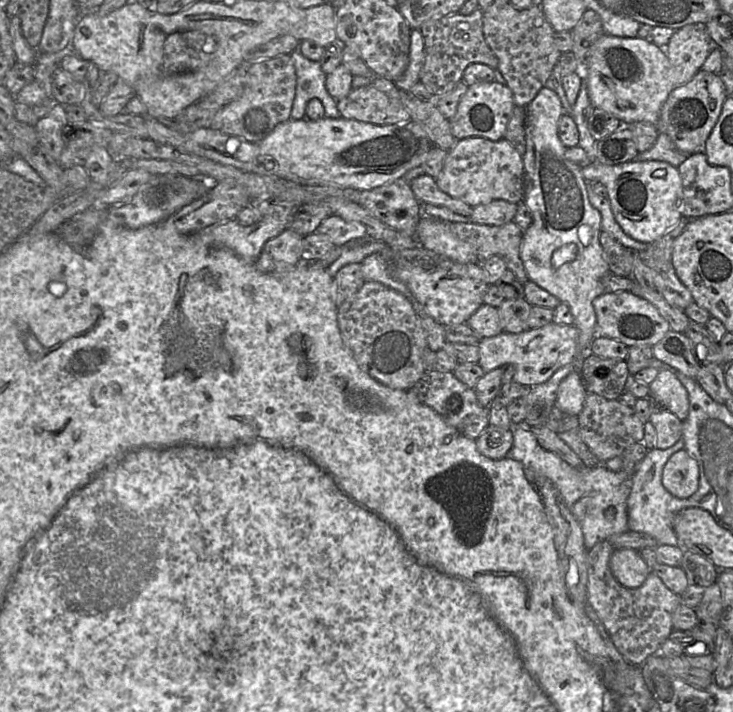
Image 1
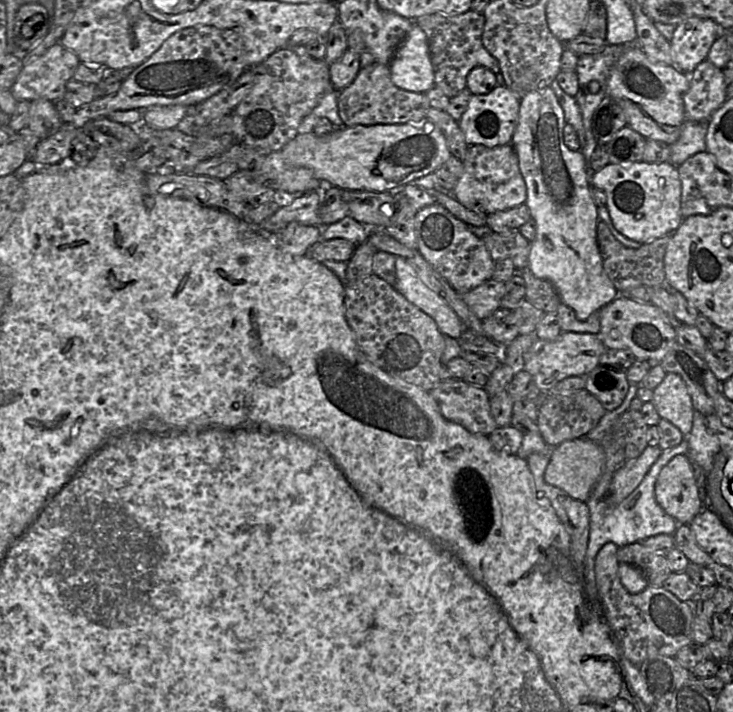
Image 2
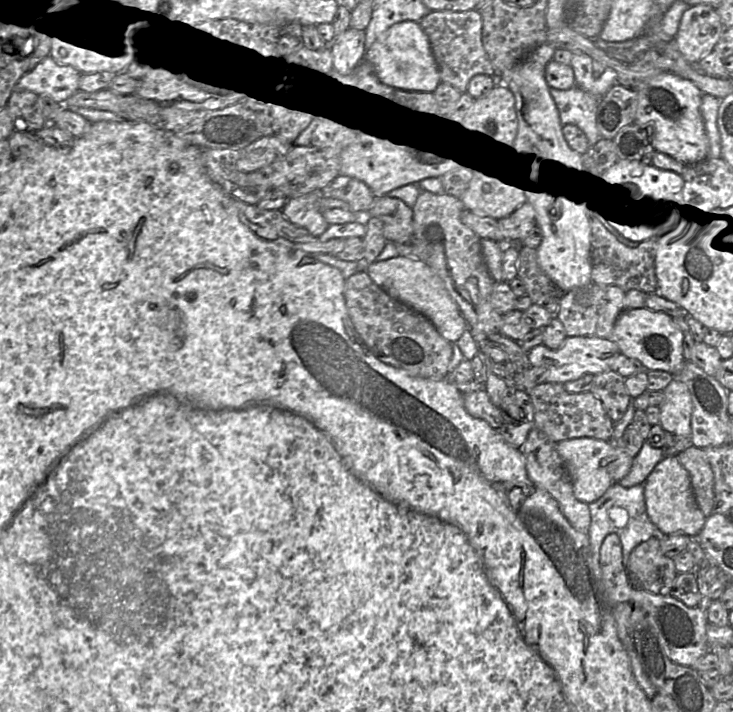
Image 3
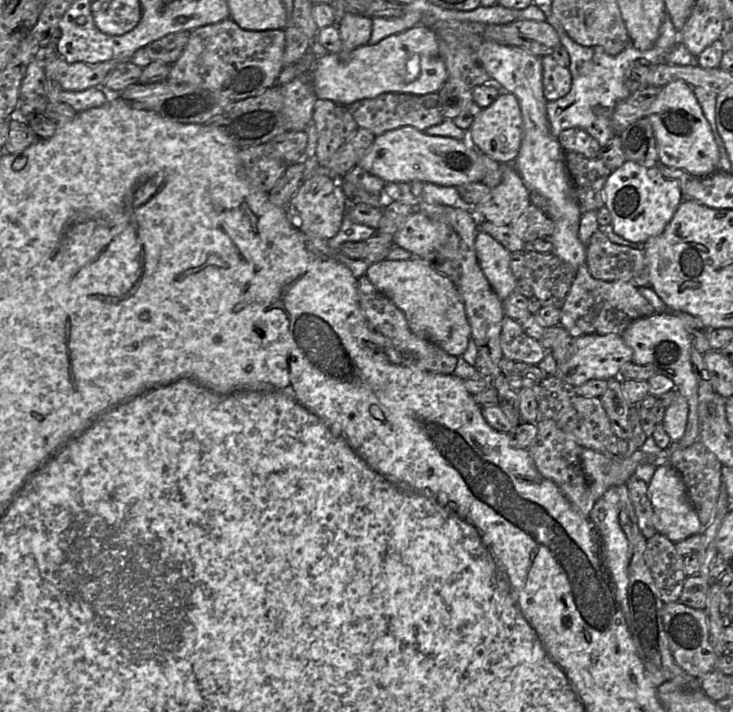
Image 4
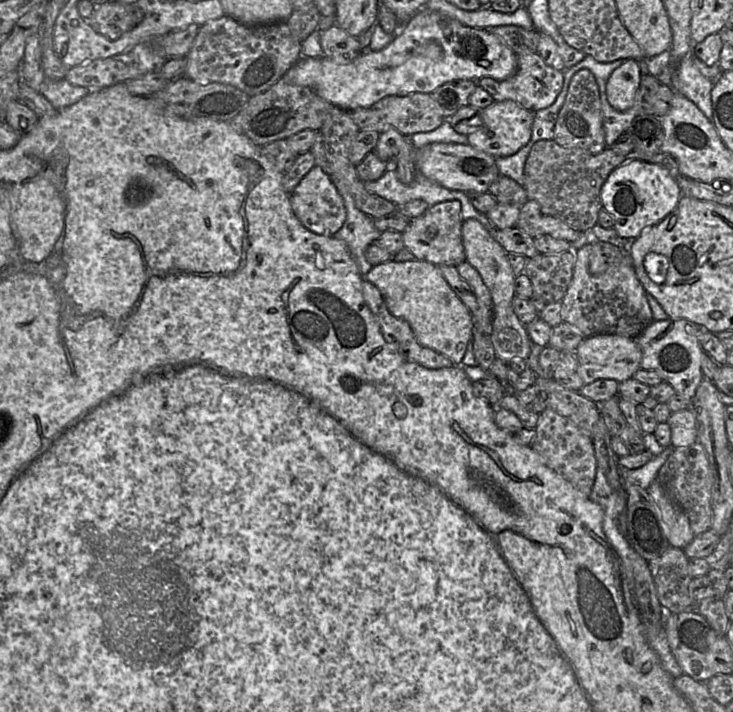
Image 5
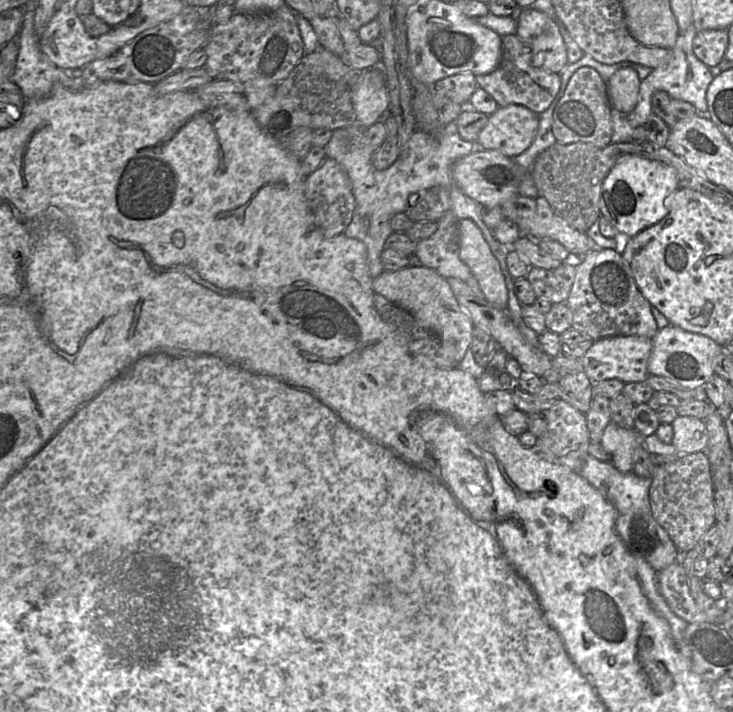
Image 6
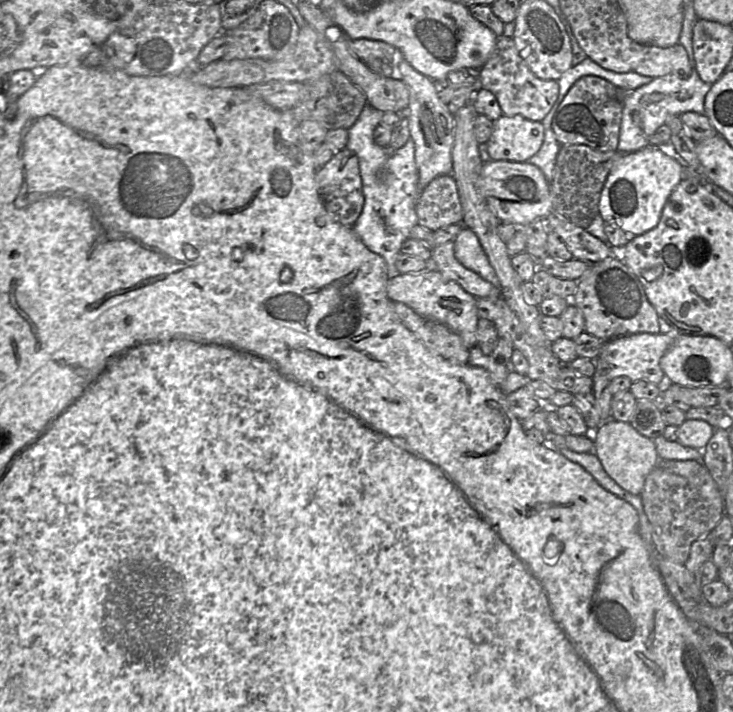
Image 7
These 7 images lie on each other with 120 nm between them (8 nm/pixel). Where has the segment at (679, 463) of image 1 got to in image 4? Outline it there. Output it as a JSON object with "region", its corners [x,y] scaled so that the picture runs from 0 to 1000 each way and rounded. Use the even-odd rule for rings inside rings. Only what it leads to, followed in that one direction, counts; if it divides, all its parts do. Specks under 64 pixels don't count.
{"region":[[[913,650],[896,656],[884,678],[887,704],[892,721],[892,739],[896,746],[918,763],[930,760],[950,750],[960,750],[951,719],[941,705],[935,680],[926,663]]]}

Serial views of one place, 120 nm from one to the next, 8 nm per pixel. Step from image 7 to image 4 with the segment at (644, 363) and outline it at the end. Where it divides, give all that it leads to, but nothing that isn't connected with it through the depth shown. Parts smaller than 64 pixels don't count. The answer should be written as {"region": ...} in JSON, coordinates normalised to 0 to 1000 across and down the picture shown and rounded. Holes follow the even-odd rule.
{"region":[[[799,469],[784,475],[786,493],[771,510],[760,511],[757,528],[786,544],[802,534],[842,529],[849,513],[861,508],[864,493],[842,469]]]}

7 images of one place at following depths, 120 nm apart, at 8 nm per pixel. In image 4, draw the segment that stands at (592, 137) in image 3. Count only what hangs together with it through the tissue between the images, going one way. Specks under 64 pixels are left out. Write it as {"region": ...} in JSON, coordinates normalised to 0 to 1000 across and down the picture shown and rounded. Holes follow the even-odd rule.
{"region":[[[862,60],[839,79],[829,77],[820,65],[809,69],[808,84],[797,91],[791,107],[780,110],[776,129],[757,142],[748,142],[745,157],[754,191],[761,192],[765,184],[775,180],[791,180],[823,206],[840,190],[834,171],[836,156],[843,143],[862,131],[853,115],[859,111],[859,93],[877,81],[877,72],[868,69]]]}

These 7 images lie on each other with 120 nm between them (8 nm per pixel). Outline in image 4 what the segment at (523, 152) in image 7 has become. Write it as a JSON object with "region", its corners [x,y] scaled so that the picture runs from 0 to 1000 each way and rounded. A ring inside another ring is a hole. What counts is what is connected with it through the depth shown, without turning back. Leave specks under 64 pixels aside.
{"region":[[[683,126],[679,136],[658,152],[637,183],[640,201],[679,229],[698,229],[707,218],[712,197],[714,167],[705,138],[696,129]]]}

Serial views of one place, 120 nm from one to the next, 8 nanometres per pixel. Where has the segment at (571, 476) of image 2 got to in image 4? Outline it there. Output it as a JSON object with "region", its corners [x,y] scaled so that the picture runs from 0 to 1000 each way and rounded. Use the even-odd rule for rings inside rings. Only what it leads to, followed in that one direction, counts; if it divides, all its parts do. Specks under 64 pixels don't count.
{"region":[[[795,629],[793,649],[806,701],[814,704],[831,685],[854,680],[879,646],[880,639],[874,632],[868,632],[859,640],[843,640]]]}

